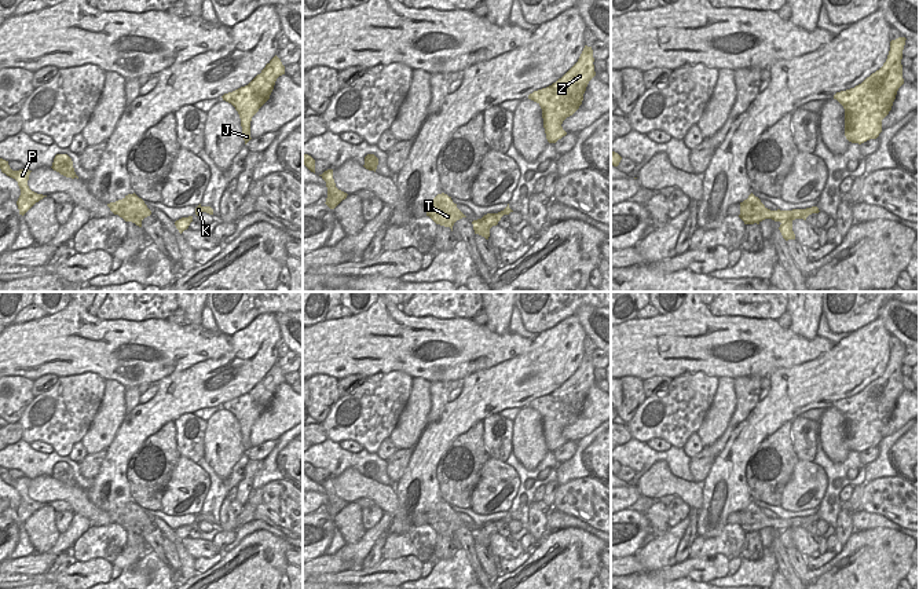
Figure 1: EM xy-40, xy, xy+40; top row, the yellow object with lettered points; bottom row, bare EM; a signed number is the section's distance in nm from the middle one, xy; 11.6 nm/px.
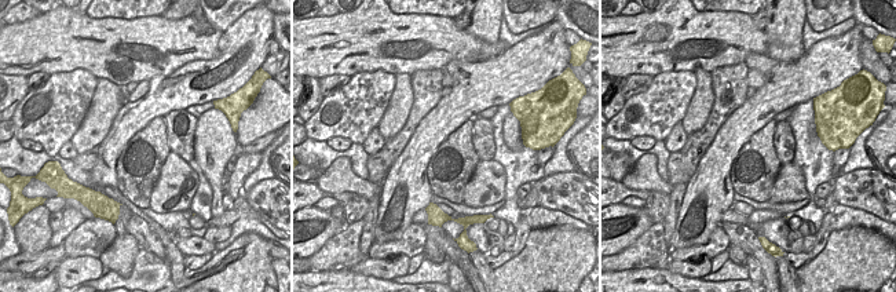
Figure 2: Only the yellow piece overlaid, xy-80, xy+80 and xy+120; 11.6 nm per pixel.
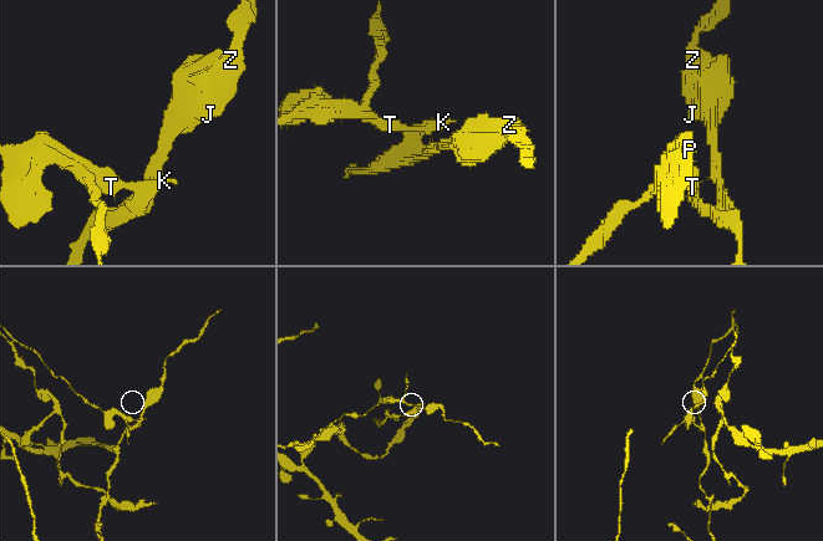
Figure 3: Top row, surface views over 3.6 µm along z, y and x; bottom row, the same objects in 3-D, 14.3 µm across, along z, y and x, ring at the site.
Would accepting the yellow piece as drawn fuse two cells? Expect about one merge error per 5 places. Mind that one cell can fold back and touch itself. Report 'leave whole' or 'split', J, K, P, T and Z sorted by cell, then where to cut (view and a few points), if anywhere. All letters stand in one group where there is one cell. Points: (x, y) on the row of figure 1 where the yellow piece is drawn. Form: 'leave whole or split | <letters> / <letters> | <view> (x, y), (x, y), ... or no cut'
split | J Z / K P T | xy+40 (805, 216), (794, 216), (782, 223)

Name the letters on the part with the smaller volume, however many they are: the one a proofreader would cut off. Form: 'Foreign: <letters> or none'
Foreign: J, Z

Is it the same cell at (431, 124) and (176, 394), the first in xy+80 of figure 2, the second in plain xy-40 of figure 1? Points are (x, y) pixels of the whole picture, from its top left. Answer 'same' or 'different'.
same

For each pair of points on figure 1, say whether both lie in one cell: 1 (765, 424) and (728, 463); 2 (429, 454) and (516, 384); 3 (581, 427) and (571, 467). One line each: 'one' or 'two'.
1: one
2: one
3: two

